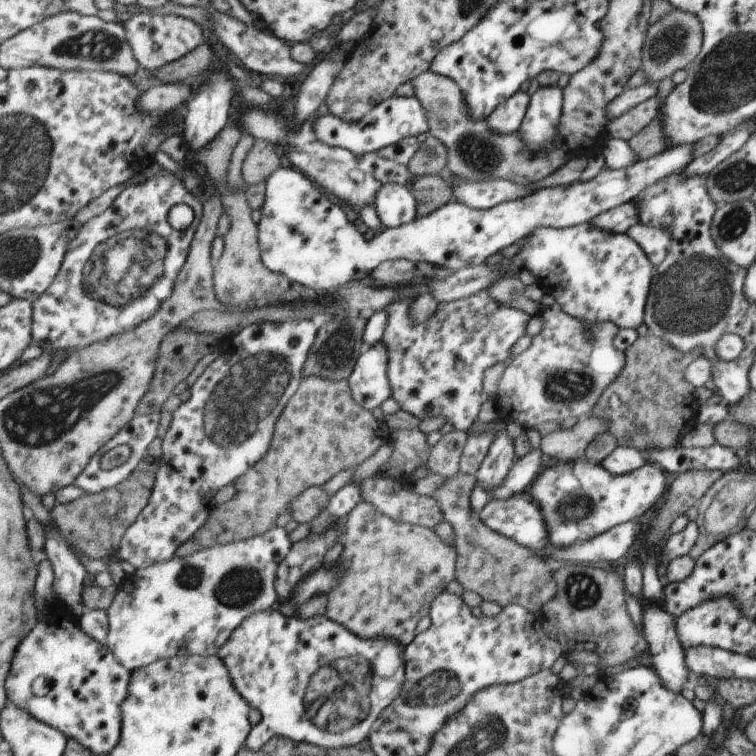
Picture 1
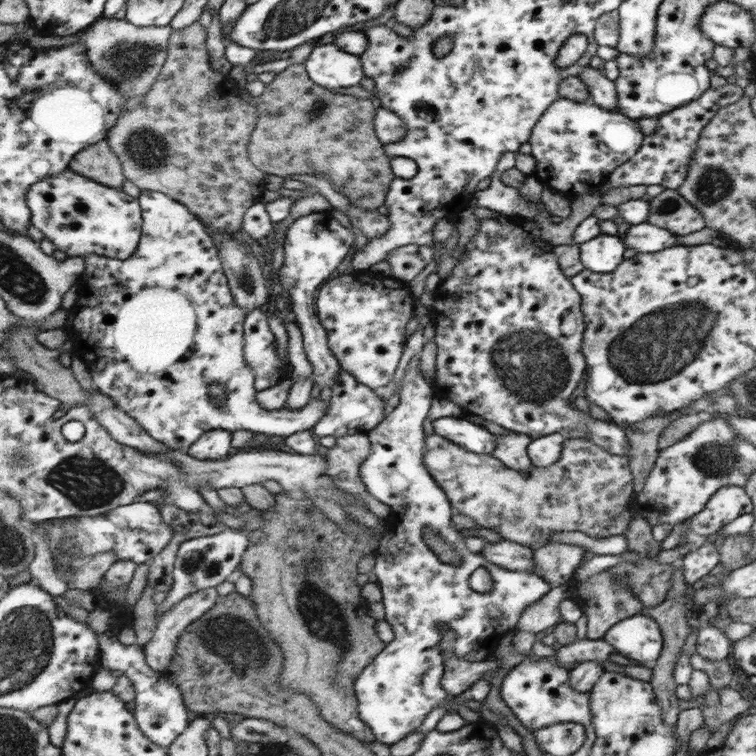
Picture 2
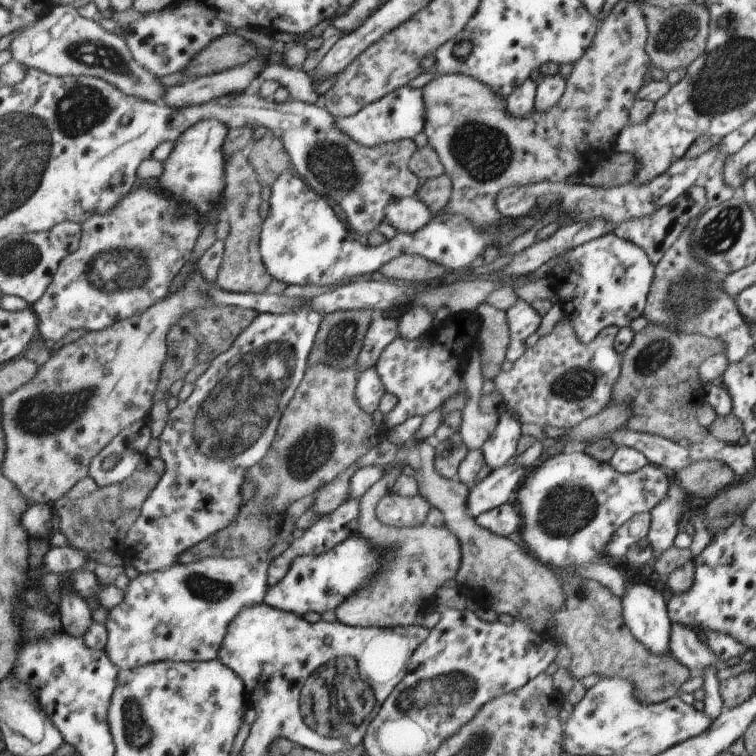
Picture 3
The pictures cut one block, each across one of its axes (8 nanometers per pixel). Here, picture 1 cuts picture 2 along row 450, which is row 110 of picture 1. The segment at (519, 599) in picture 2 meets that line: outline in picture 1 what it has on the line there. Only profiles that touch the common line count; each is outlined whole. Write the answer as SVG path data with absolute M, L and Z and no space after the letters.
M396 94L390 99L383 100L372 111L368 111L359 121L348 122L339 116L323 113L317 122L319 139L333 147L344 147L356 156L364 156L379 151L388 145L411 136L420 136L429 130L428 114L422 102L414 97L402 97Z

